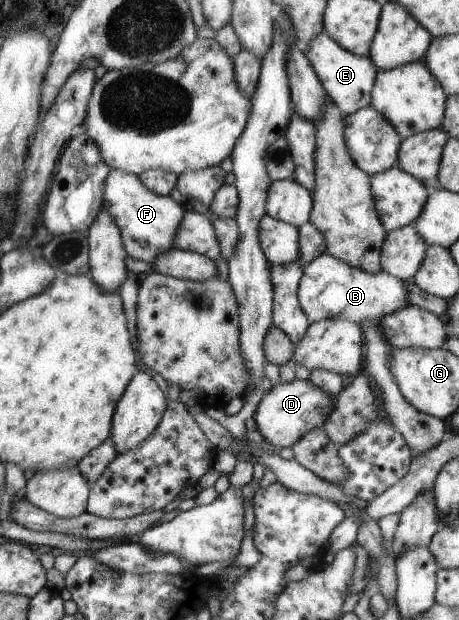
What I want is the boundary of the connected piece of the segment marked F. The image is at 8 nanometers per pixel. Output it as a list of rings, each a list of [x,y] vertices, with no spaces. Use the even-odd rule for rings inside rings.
[[[111,169],[103,179],[102,208],[113,217],[126,256],[143,260],[145,264],[152,264],[158,254],[173,247],[175,231],[185,212],[169,195],[155,194],[143,186],[138,176],[117,169]]]

